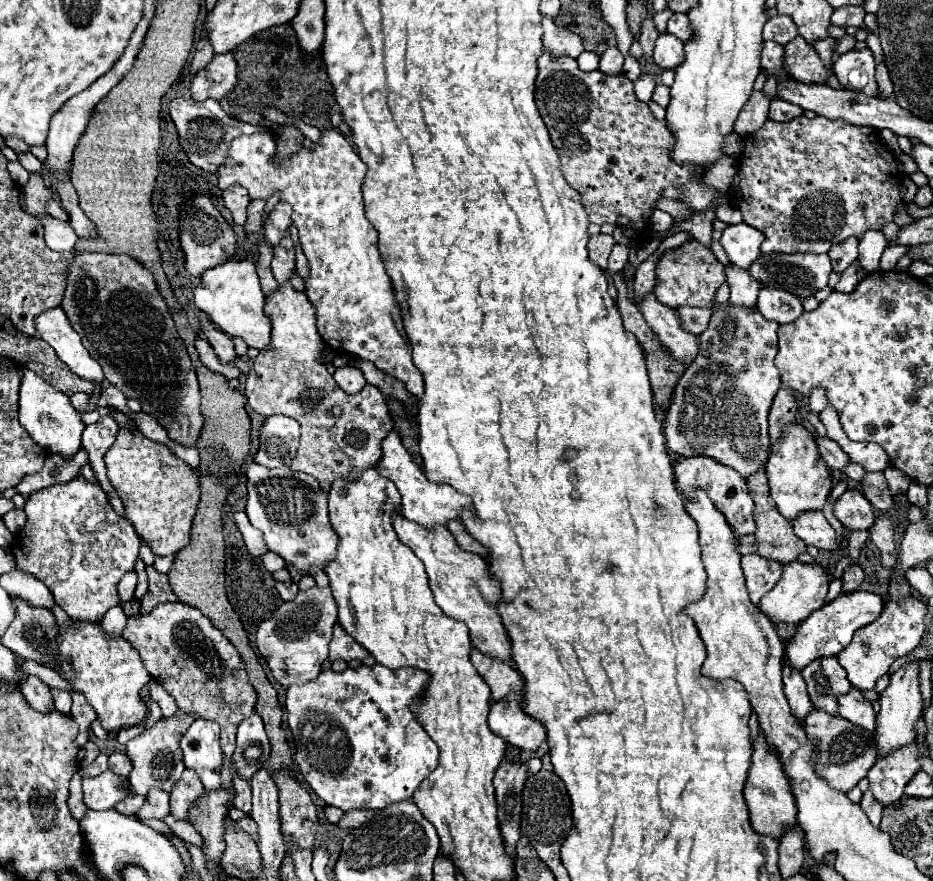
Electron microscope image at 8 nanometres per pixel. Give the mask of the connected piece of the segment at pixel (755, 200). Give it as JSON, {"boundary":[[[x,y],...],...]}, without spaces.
{"boundary":[[[801,116],[791,122],[767,120],[757,132],[743,140],[739,172],[729,194],[731,202],[743,212],[743,222],[765,234],[765,242],[761,244],[763,254],[821,254],[849,236],[861,238],[869,228],[883,228],[901,202],[899,180],[897,160],[889,148],[879,142],[873,128],[823,116],[813,120]]]}

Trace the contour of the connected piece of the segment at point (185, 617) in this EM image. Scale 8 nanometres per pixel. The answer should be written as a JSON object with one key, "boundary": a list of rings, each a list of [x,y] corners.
{"boundary":[[[163,602],[153,612],[139,616],[137,624],[127,624],[123,638],[137,648],[149,674],[175,698],[181,712],[201,714],[201,718],[221,726],[221,748],[225,754],[223,784],[233,788],[229,768],[235,752],[237,724],[253,714],[257,700],[235,646],[207,616],[183,602]]]}

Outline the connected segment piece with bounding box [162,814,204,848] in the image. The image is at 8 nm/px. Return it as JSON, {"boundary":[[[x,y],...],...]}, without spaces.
{"boundary":[[[171,814],[165,817],[162,821],[165,822],[180,839],[203,848],[204,843],[202,837],[190,823],[176,821]]]}

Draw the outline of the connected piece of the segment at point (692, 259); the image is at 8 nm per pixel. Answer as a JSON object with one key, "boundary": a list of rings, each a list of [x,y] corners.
{"boundary":[[[691,240],[691,244],[683,244],[683,252],[675,248],[673,252],[667,252],[659,264],[657,264],[657,280],[659,288],[655,288],[655,294],[659,300],[671,306],[699,306],[699,308],[717,308],[715,294],[721,284],[725,284],[725,266],[715,258],[715,254],[699,244],[697,240]]]}

